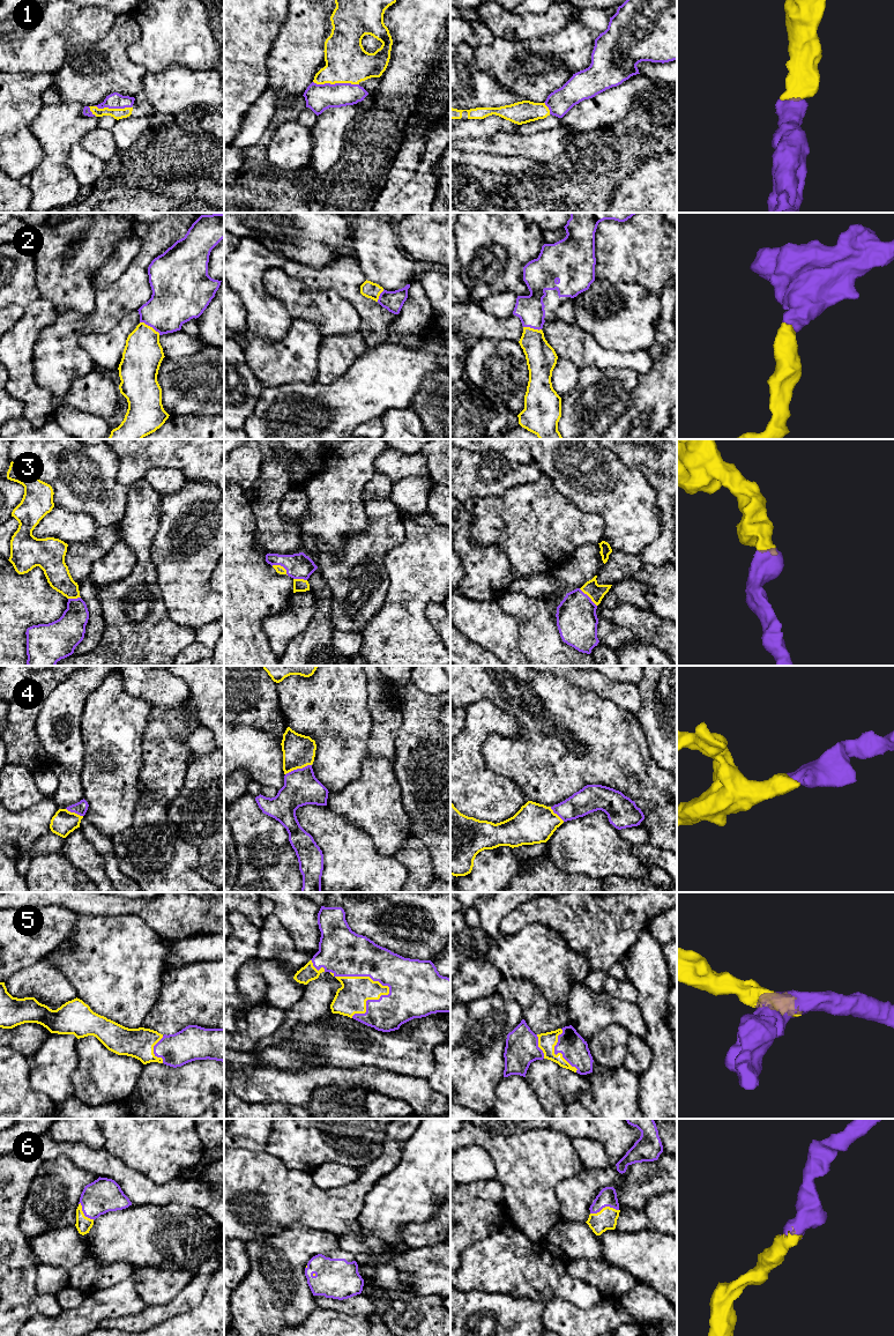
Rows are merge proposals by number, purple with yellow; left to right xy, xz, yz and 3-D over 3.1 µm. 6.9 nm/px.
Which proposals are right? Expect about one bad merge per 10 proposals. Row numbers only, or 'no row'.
1, 2, 3, 4, 5, 6

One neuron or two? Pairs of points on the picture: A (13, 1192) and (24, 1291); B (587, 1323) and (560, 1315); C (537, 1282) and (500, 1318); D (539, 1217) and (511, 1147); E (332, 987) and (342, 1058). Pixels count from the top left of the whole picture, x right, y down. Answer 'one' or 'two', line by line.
A: one
B: one
C: two
D: one
E: two

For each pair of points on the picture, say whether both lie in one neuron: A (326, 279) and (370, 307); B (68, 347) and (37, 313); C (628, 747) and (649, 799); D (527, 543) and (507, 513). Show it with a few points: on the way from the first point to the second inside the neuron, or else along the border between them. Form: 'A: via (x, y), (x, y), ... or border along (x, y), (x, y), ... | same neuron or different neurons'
A: via (336, 279), (359, 301) | same neuron
B: border along (59, 313), (54, 321), (39, 332), (32, 348) | different neurons
C: via (628, 759), (628, 766), (648, 786) | same neuron
D: via (527, 536), (527, 533), (514, 520) | same neuron

